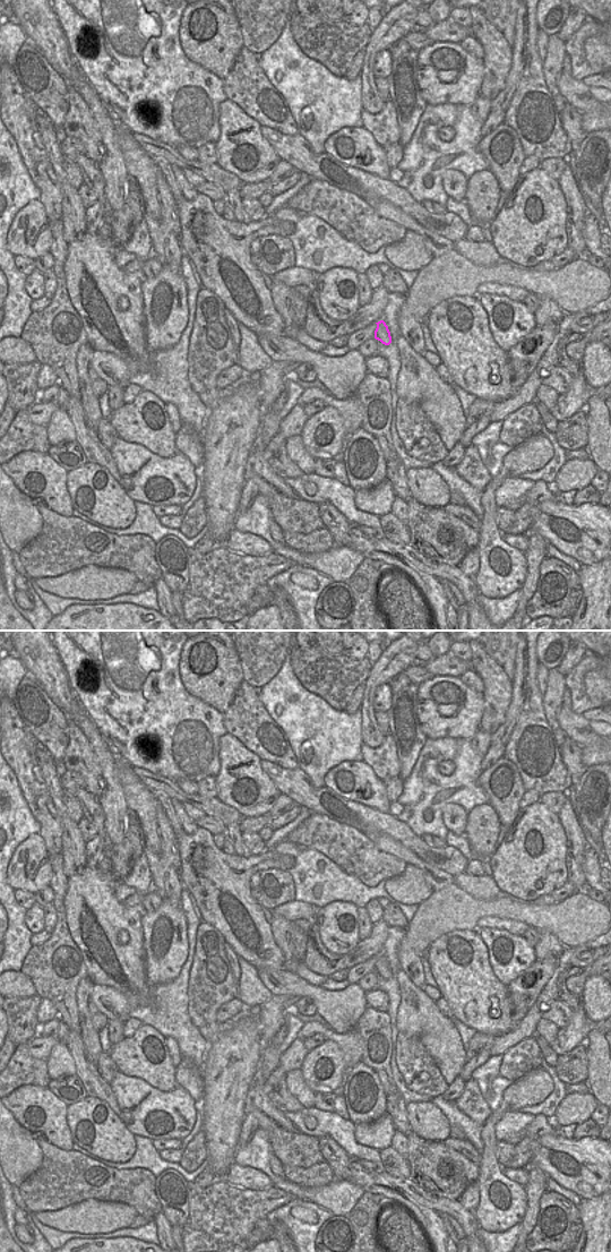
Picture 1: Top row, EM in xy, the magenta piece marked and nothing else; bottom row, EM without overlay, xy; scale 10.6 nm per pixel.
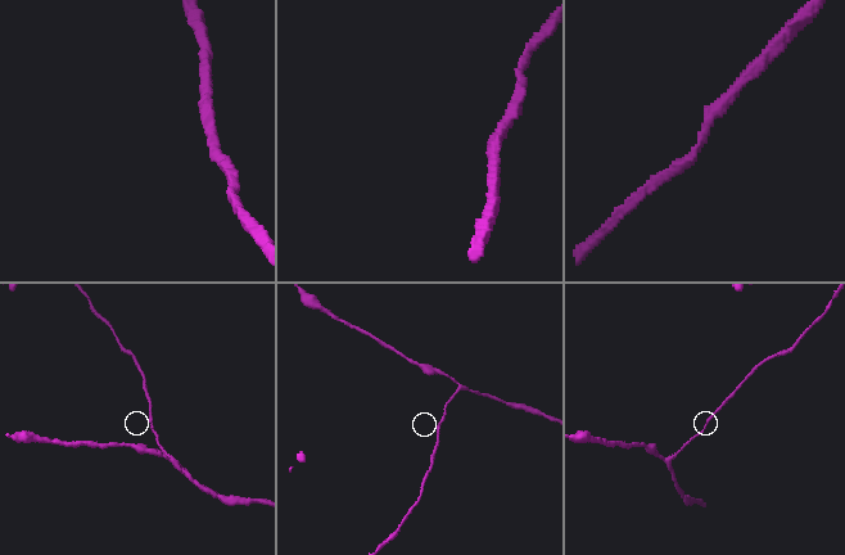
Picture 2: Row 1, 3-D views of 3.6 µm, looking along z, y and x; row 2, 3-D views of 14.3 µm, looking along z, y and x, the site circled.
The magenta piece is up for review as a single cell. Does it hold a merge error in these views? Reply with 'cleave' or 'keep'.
keep

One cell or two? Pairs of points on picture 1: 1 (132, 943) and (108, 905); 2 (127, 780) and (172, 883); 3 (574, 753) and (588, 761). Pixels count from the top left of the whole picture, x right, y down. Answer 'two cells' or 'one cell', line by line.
1: one cell
2: one cell
3: two cells

